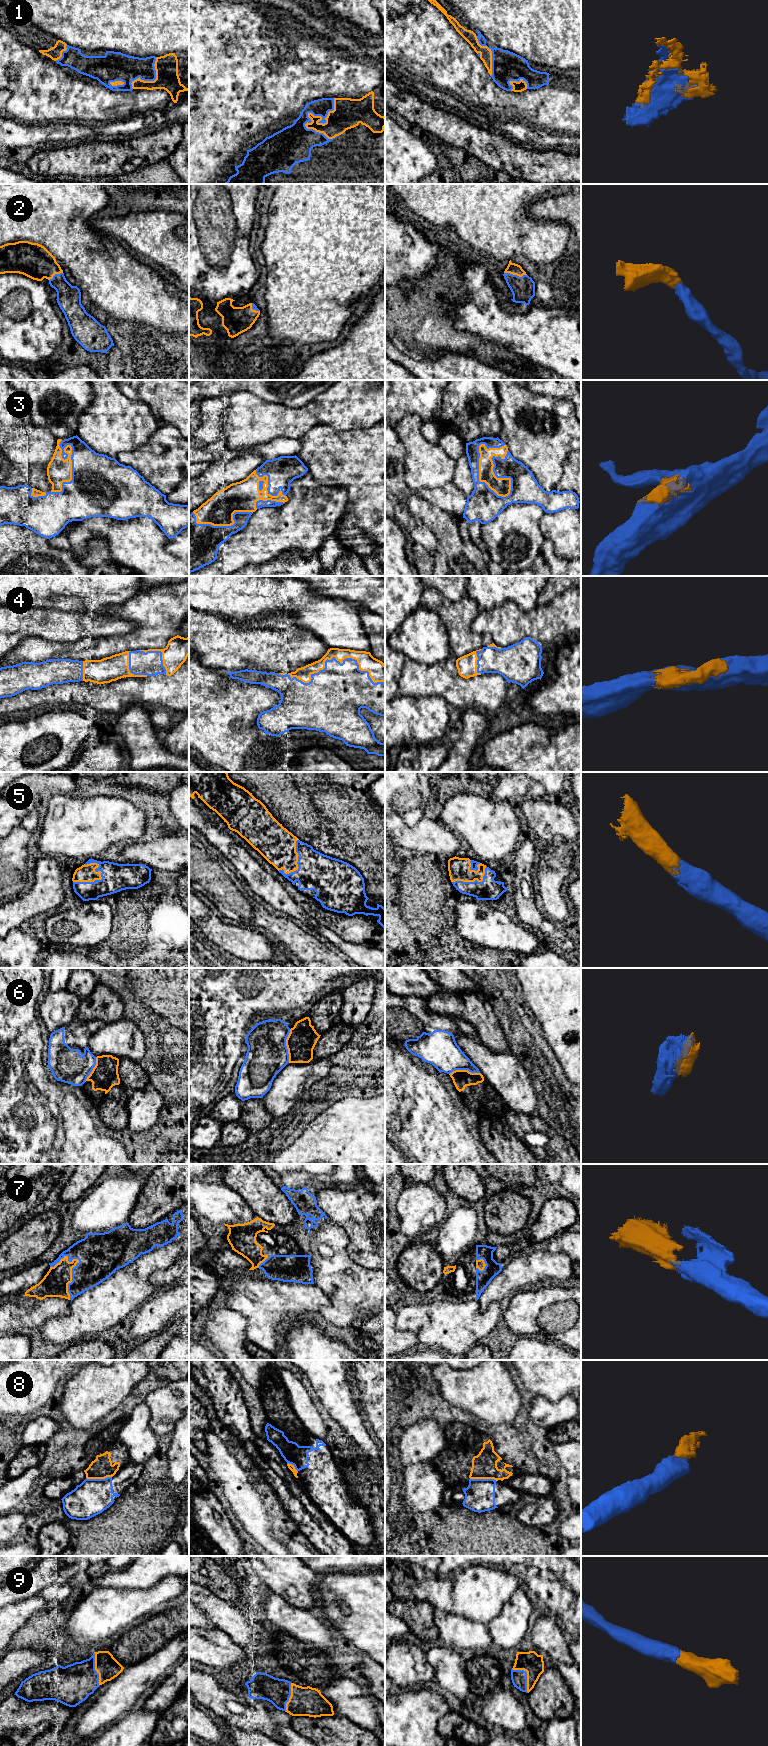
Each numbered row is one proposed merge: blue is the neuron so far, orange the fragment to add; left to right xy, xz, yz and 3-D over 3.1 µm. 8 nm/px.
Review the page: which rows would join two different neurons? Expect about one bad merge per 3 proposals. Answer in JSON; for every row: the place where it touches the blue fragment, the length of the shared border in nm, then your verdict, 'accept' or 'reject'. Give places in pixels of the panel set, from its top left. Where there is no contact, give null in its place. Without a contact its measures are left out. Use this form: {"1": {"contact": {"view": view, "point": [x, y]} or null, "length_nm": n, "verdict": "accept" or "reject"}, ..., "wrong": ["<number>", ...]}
{"1": {"contact": {"view": "xz", "point": [312, 113]}, "length_nm": 340, "verdict": "accept"}, "2": {"contact": {"view": "yz", "point": [515, 275]}, "length_nm": 190, "verdict": "accept"}, "3": {"contact": {"view": "yz", "point": [478, 475]}, "length_nm": 480, "verdict": "accept"}, "4": {"contact": {"view": "xz", "point": [335, 659]}, "length_nm": 800, "verdict": "accept"}, "5": {"contact": {"view": "xy", "point": [96, 880]}, "length_nm": 260, "verdict": "accept"}, "6": {"contact": {"view": "xz", "point": [286, 1046]}, "length_nm": 280, "verdict": "reject"}, "7": {"contact": {"view": "xy", "point": [72, 1272]}, "length_nm": 360, "verdict": "accept"}, "8": {"contact": {"view": "xy", "point": [99, 1479]}, "length_nm": 220, "verdict": "reject"}, "9": {"contact": {"view": "yz", "point": [526, 1675]}, "length_nm": 240, "verdict": "accept"}, "wrong": ["6", "8"]}

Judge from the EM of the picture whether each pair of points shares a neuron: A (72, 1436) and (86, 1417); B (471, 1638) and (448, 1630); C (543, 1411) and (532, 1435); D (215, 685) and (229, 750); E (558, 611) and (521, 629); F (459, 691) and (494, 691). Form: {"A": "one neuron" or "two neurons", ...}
{"A": "two neurons", "B": "one neuron", "C": "two neurons", "D": "one neuron", "E": "one neuron", "F": "one neuron"}

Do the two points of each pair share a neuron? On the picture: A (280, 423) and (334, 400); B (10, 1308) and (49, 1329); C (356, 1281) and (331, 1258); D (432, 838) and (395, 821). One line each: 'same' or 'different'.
A: same
B: different
C: same
D: same

